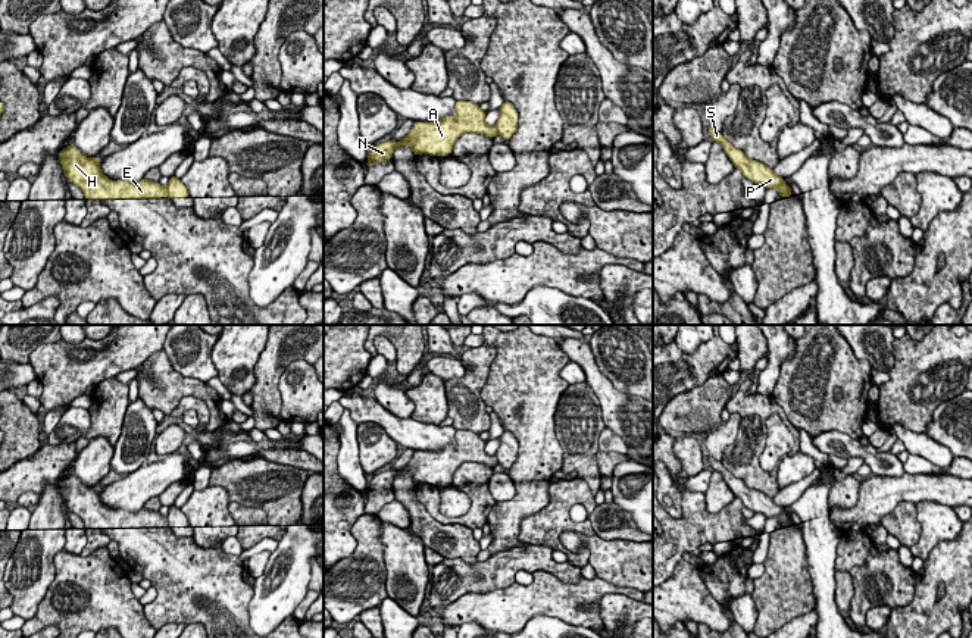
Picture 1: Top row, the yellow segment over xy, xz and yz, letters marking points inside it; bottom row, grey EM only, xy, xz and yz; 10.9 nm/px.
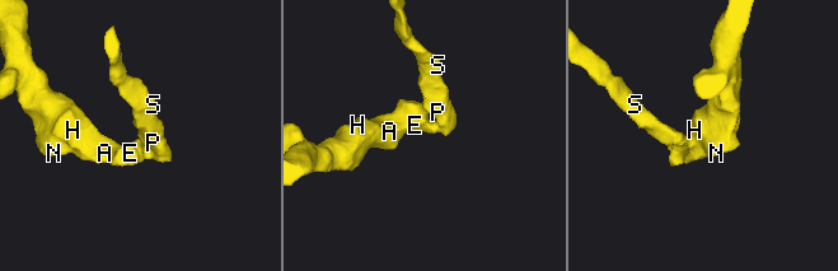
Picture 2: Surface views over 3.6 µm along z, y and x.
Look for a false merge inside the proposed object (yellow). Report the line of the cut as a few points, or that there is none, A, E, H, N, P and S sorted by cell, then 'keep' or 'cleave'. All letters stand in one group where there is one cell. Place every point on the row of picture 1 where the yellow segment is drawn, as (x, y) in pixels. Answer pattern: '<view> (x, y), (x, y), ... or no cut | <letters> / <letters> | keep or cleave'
xy (166, 187), (168, 196) | A E H N / P S | cleave

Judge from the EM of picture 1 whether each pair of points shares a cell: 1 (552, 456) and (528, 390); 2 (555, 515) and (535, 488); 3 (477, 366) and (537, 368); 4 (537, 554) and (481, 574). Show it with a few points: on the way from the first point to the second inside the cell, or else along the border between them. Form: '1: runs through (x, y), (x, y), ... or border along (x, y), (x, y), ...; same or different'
1: runs through (537, 440), (528, 406); same
2: border along (550, 482), (549, 502), (540, 510); different
3: border along (491, 344), (494, 359), (481, 390), (483, 400); different
4: runs through (524, 557), (512, 560), (494, 574); same

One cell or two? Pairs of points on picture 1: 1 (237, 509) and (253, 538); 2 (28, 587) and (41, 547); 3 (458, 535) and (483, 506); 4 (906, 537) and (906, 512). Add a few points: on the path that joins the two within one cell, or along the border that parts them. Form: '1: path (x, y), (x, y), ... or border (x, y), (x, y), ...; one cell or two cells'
1: path (243, 516), (252, 525), (252, 531); one cell
2: path (28, 576), (33, 557); one cell
3: border (433, 516), (443, 524), (463, 524), (472, 529); two cells
4: path (906, 531), (906, 518); one cell

